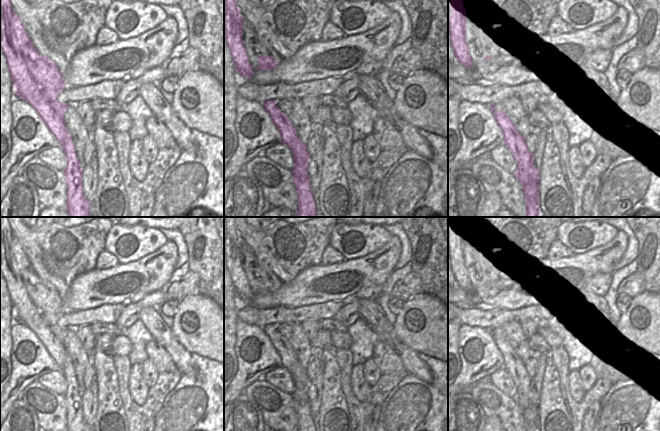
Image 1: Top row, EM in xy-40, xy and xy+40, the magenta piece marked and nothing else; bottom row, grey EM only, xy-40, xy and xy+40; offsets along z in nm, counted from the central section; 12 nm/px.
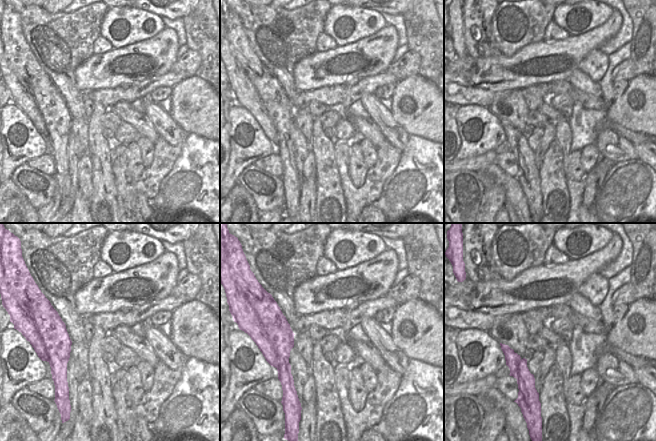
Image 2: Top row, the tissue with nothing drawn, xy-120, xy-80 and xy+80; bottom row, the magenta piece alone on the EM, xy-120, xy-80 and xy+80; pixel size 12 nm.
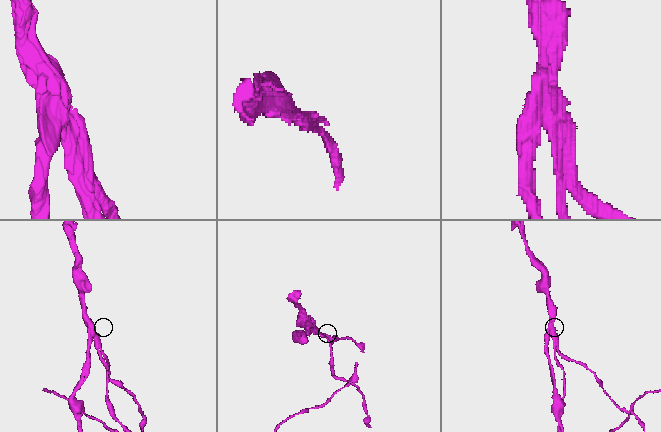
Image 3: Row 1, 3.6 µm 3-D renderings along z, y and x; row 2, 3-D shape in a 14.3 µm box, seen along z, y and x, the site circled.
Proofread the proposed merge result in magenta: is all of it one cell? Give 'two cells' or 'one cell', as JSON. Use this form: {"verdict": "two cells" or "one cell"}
{"verdict": "two cells"}

